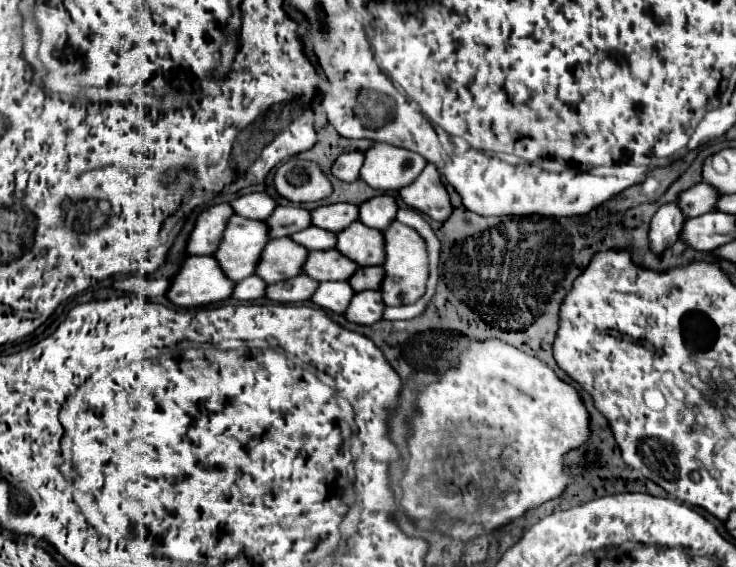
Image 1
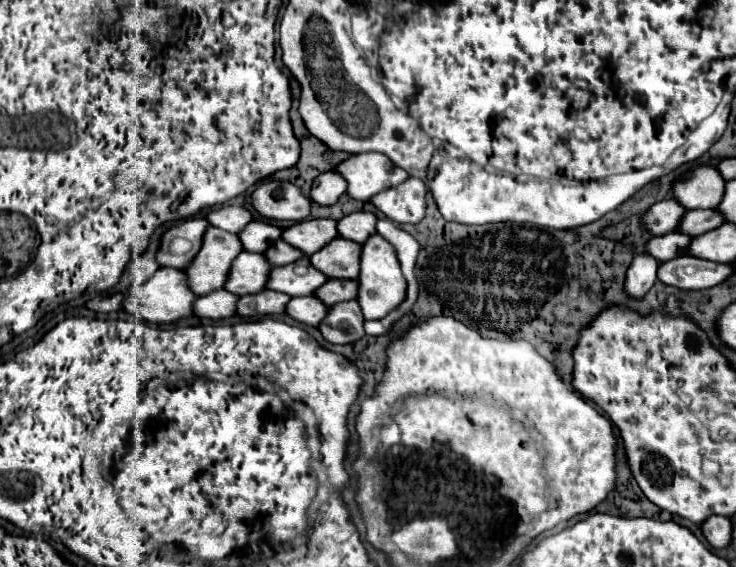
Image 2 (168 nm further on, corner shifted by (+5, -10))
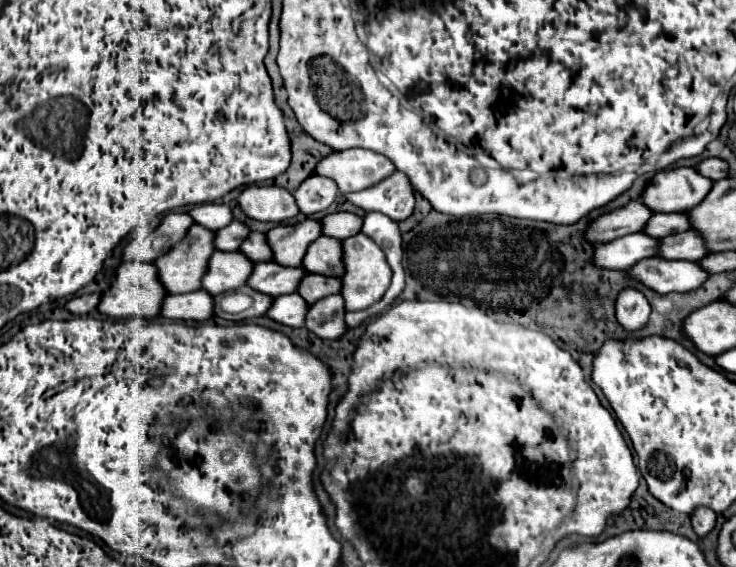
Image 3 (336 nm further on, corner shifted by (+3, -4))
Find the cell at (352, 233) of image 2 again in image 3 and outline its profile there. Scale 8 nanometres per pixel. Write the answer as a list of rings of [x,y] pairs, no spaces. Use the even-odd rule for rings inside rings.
[[[337,212],[337,214],[327,214],[321,220],[321,232],[323,236],[331,236],[337,240],[345,240],[361,230],[361,218],[349,212]]]

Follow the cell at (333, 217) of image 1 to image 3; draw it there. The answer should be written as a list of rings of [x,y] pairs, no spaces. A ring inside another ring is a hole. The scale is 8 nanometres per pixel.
[[[307,218],[295,226],[275,226],[265,236],[273,252],[273,262],[287,268],[297,268],[301,266],[309,244],[321,236],[321,224]]]

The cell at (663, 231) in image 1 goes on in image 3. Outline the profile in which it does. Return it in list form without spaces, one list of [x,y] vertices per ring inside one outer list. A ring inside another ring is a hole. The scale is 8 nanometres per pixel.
[[[627,288],[617,298],[617,322],[627,332],[637,332],[649,322],[651,306],[639,290]]]

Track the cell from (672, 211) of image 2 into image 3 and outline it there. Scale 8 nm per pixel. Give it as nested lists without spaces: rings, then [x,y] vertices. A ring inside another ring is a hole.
[[[631,200],[625,206],[621,206],[613,212],[605,212],[599,218],[595,218],[587,226],[583,238],[591,244],[601,244],[601,242],[619,238],[623,234],[635,234],[635,232],[643,230],[645,220],[649,220],[651,214],[653,212],[647,206],[643,206],[637,200]]]

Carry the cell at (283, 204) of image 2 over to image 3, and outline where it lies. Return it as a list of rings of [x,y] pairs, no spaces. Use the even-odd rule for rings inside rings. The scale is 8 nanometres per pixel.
[[[247,186],[237,204],[245,216],[259,222],[283,222],[299,214],[293,194],[277,186]]]

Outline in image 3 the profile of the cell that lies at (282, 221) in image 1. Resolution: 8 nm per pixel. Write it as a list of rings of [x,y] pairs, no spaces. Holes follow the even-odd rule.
[[[231,222],[229,226],[215,232],[215,238],[213,238],[215,250],[225,250],[225,252],[239,250],[241,242],[245,240],[245,234],[249,234],[249,230],[241,222]]]

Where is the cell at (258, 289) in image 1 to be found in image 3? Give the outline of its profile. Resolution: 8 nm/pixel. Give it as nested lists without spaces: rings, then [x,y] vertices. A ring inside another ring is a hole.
[[[205,290],[187,294],[169,294],[161,304],[161,316],[169,320],[195,320],[205,322],[213,318],[213,296]]]

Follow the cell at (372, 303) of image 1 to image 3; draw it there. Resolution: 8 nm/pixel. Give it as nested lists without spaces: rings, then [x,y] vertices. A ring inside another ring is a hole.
[[[327,296],[317,300],[315,304],[309,306],[307,316],[305,316],[305,328],[319,338],[341,338],[347,330],[345,322],[345,308],[341,302],[341,296]]]

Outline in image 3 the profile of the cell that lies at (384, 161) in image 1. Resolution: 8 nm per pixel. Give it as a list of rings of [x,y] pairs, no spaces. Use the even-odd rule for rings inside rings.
[[[351,148],[351,150],[341,150],[341,152],[331,152],[327,158],[321,158],[313,170],[319,176],[335,180],[339,186],[341,194],[365,190],[373,184],[377,184],[381,178],[387,178],[389,174],[395,172],[395,166],[381,154],[373,154],[371,150],[361,150],[361,148]]]

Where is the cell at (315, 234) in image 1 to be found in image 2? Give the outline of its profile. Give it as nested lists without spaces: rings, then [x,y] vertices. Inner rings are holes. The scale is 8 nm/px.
[[[277,240],[275,244],[271,244],[271,248],[265,252],[265,256],[267,256],[267,260],[271,260],[273,266],[285,266],[285,264],[291,264],[295,260],[307,258],[303,252],[299,252],[297,248],[293,248],[285,240]]]

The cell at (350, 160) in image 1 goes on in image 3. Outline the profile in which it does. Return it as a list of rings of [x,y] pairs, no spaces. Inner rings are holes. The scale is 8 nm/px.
[[[313,174],[299,186],[299,190],[293,196],[299,206],[299,212],[305,216],[311,216],[327,210],[333,204],[337,192],[339,190],[333,180]]]

